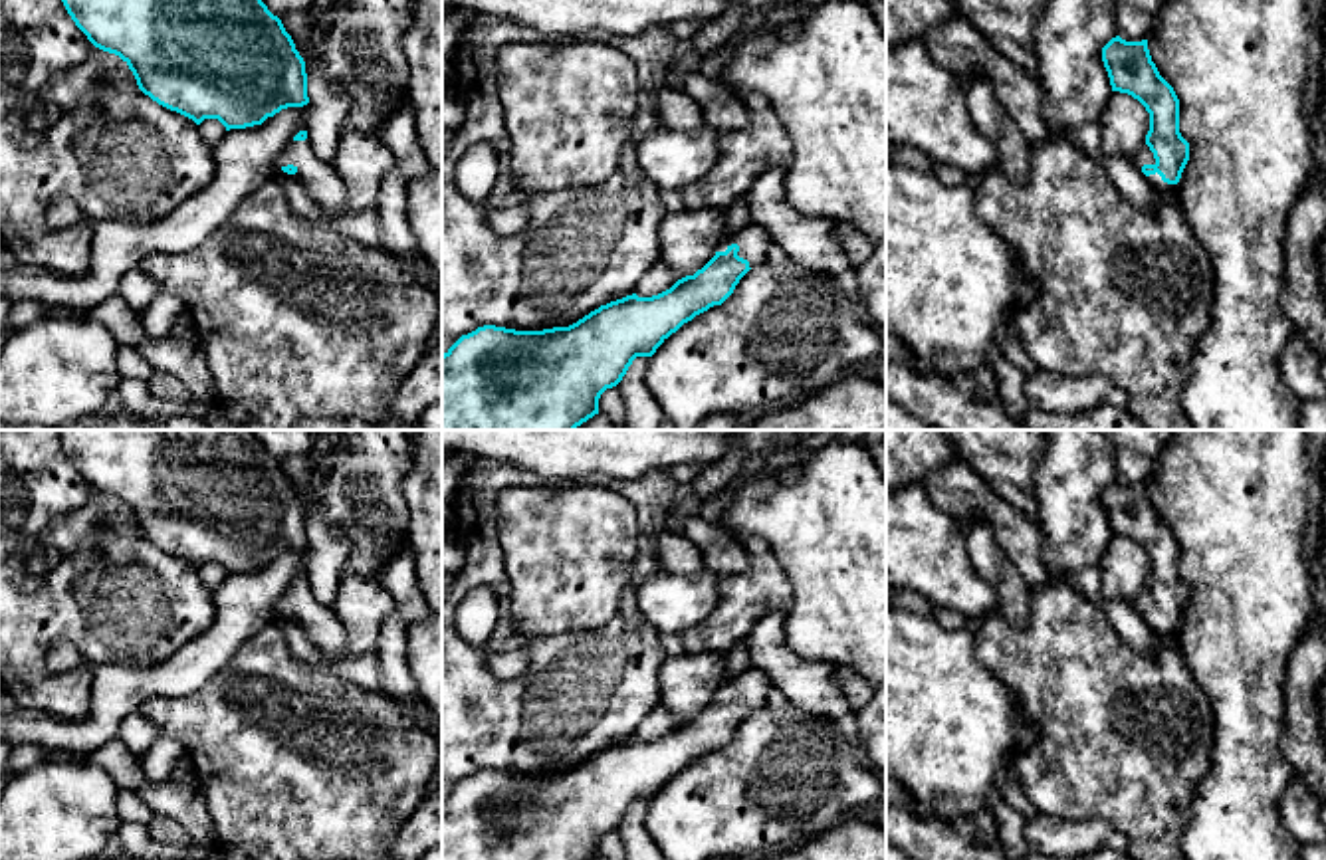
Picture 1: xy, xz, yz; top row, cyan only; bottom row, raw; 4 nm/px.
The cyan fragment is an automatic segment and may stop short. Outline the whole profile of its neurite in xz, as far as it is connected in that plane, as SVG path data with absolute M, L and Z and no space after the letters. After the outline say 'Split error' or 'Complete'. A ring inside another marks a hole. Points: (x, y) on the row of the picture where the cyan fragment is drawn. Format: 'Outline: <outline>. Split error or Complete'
Outline: M751 222L723 240L702 269L658 295L626 295L569 327L515 331L484 325L462 335L442 355L442 430L575 430L599 414L601 394L622 380L636 357L652 357L684 323L721 305L773 246L773 236Z. Split error

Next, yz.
Outline: M1112 38L1102 48L1112 91L1128 93L1150 113L1146 143L1130 159L1156 190L1173 190L1189 161L1189 143L1179 133L1179 99L1152 61L1148 40Z. Split error

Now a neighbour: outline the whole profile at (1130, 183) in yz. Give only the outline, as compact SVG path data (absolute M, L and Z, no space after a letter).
M1098 119L1072 129L1066 139L1100 164L1118 192L1136 208L1152 208L1156 188L1146 176L1124 157L1106 157L1100 147L1102 125Z

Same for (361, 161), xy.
M341 133L331 166L345 182L347 206L369 210L377 204L383 180L394 170L394 157L373 135Z

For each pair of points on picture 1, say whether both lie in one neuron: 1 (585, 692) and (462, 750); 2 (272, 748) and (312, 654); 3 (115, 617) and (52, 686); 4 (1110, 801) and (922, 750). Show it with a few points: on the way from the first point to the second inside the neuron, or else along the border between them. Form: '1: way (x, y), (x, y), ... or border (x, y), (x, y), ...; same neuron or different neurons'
1: way (555, 716), (536, 724), (492, 724); same neuron
2: border (278, 627), (286, 644), (300, 658), (324, 668); different neurons
3: way (102, 639), (96, 648), (96, 662), (74, 684); same neuron
4: border (1015, 752), (1003, 765); different neurons

